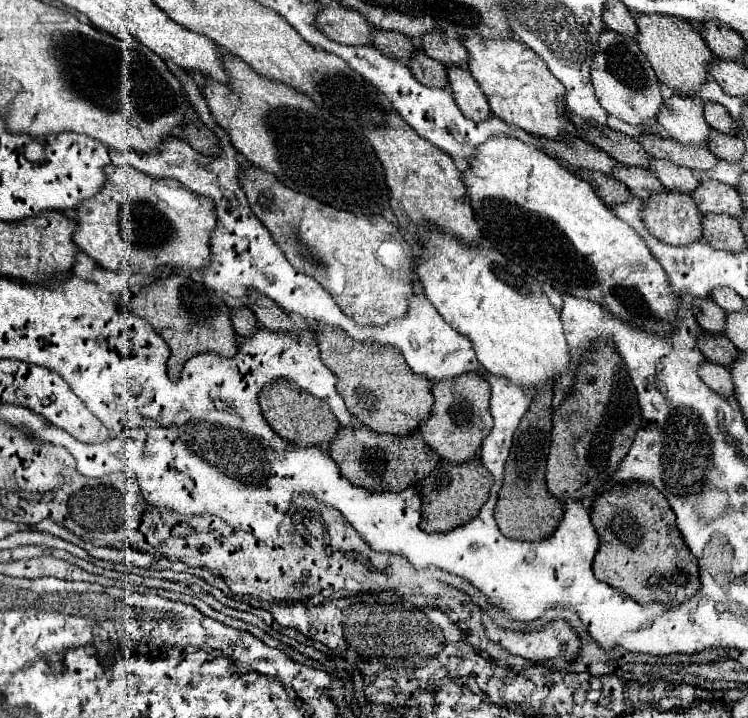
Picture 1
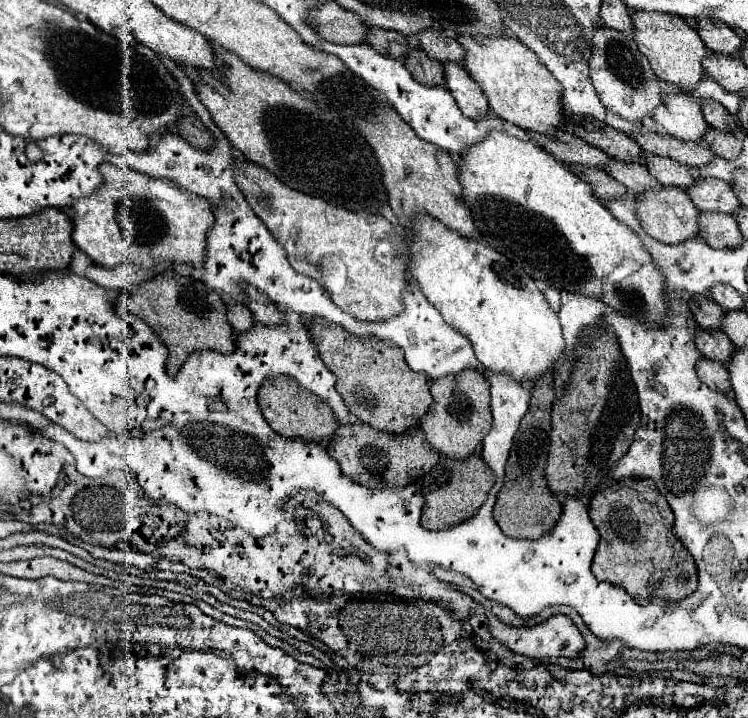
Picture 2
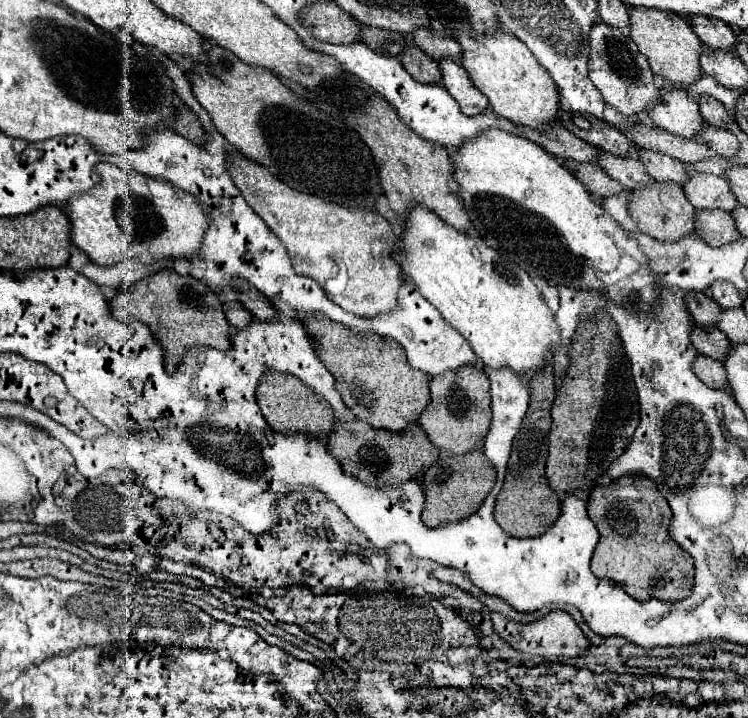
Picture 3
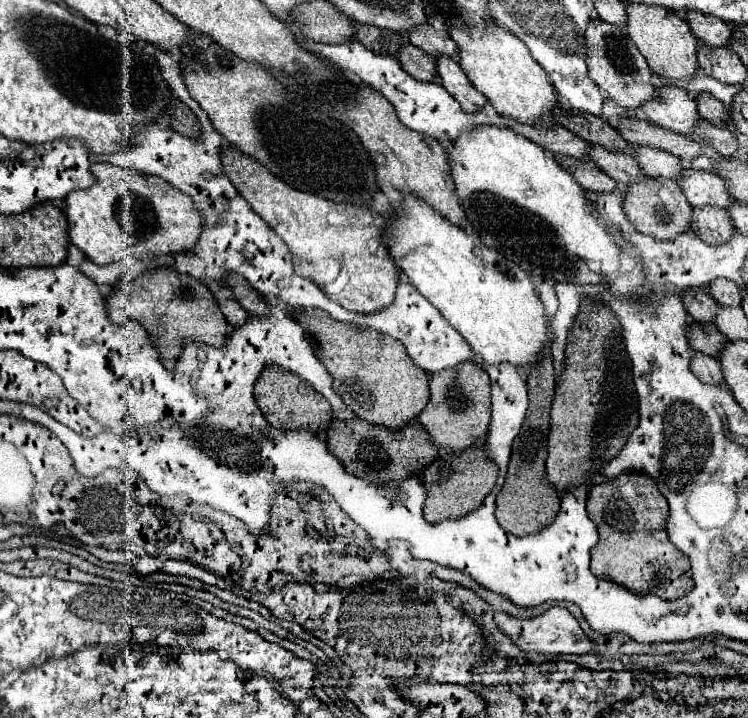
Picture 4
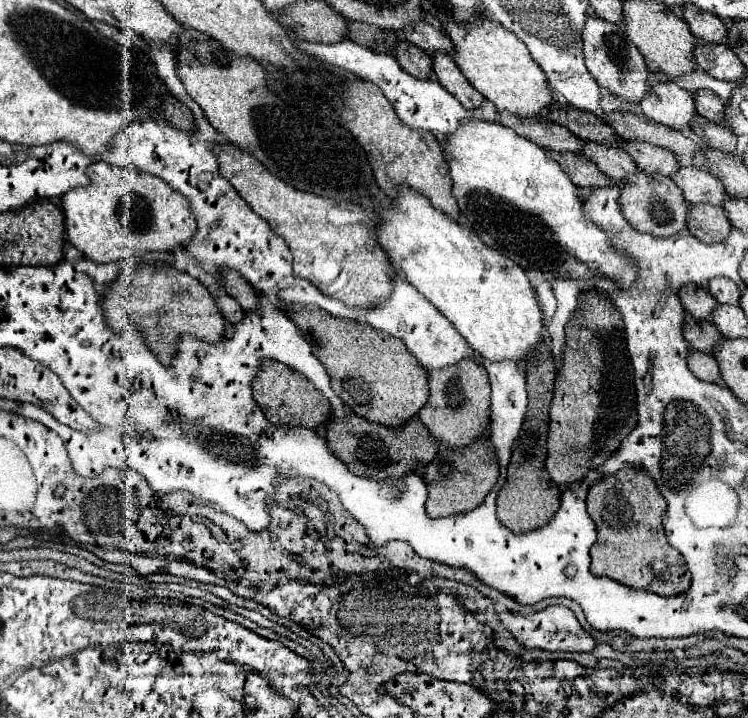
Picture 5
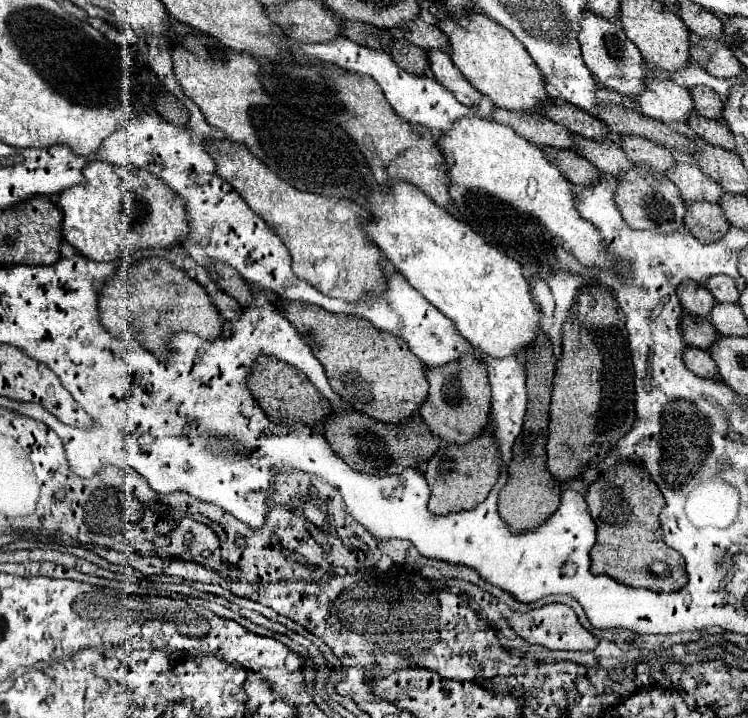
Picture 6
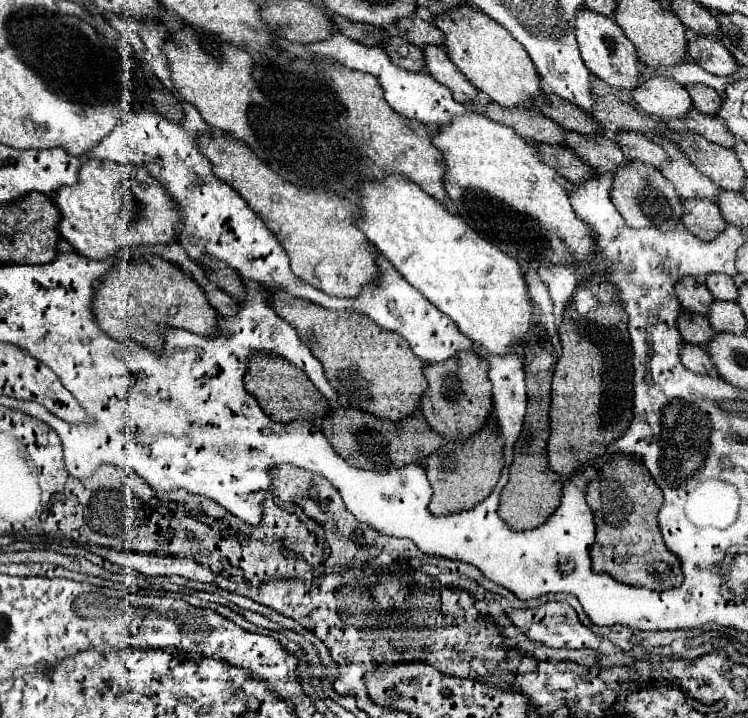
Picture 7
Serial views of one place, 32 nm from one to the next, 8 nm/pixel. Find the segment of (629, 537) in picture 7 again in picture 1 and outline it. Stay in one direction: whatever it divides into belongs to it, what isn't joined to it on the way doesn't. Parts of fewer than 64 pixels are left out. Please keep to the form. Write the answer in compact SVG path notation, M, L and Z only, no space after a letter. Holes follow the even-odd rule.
M626 482L600 494L590 508L600 536L592 570L600 582L624 590L638 604L662 602L666 608L690 600L700 588L696 558L676 532L676 516L668 500L650 482ZM648 528L656 528L656 534Z

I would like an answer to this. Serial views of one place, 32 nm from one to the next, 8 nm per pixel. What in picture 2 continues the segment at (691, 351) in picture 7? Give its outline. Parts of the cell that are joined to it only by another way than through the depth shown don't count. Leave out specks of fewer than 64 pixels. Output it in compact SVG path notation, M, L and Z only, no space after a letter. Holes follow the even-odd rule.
M702 356L696 362L696 374L700 376L700 380L708 388L720 390L720 392L730 392L730 378L728 378L728 370L724 364L720 364L716 360L708 360Z

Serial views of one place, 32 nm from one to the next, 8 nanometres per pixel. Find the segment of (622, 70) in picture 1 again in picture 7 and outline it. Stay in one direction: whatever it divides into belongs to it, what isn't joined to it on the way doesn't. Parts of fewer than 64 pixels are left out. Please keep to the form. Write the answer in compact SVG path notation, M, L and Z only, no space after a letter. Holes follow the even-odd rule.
M580 8L580 12L576 12L576 42L580 48L582 60L592 74L596 74L604 82L618 86L618 88L632 90L638 86L640 70L638 70L636 50L630 44L630 40L626 38L626 34L622 32L622 28L616 26L616 22L612 18L600 16L600 14L592 12L590 8Z

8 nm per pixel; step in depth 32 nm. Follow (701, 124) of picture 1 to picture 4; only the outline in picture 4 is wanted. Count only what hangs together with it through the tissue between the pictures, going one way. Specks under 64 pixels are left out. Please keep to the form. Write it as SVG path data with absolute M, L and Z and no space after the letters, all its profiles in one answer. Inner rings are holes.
M656 86L656 96L642 110L648 120L678 134L690 134L698 120L696 100L678 86Z

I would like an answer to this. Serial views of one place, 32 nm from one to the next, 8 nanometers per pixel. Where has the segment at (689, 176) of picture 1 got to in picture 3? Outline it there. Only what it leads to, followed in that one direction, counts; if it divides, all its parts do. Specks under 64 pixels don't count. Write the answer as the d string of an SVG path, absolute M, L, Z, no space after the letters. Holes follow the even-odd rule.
M638 150L638 160L646 166L646 172L654 178L654 180L672 180L672 182L686 182L688 180L688 172L684 168L684 164L680 160L672 160L672 156L664 156L658 152L648 152L648 150Z

